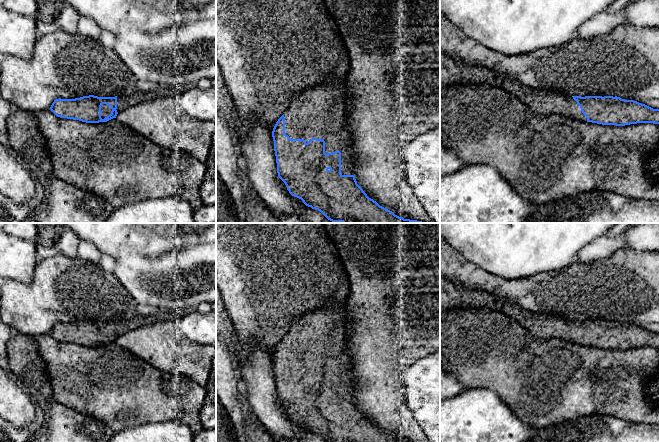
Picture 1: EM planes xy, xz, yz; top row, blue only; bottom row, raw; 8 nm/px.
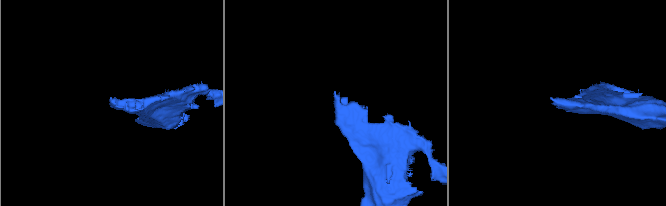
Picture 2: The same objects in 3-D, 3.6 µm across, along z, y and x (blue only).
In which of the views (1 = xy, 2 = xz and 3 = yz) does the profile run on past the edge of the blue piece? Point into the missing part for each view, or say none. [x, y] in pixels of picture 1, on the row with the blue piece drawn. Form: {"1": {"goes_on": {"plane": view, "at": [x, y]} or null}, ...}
{"1": {"goes_on": {"plane": "xy", "at": [123, 102]}}, "2": {"goes_on": {"plane": "xz", "at": [321, 112]}}, "3": {"goes_on": {"plane": "yz", "at": [452, 71]}}}

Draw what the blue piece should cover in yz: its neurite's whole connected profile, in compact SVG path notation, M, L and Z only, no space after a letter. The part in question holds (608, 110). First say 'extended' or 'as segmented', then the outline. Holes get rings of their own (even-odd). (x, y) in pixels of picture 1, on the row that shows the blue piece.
extended; M440 52L440 88L452 84L488 84L516 96L537 114L558 114L584 122L625 126L659 124L659 109L613 96L571 96L528 87L494 70L470 66Z

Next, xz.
extended; M327 81L315 85L295 96L288 109L276 122L272 137L278 177L285 183L289 193L301 199L312 209L320 211L328 220L342 223L426 223L404 219L380 206L369 198L357 184L353 175L354 155L349 131L348 82Z

